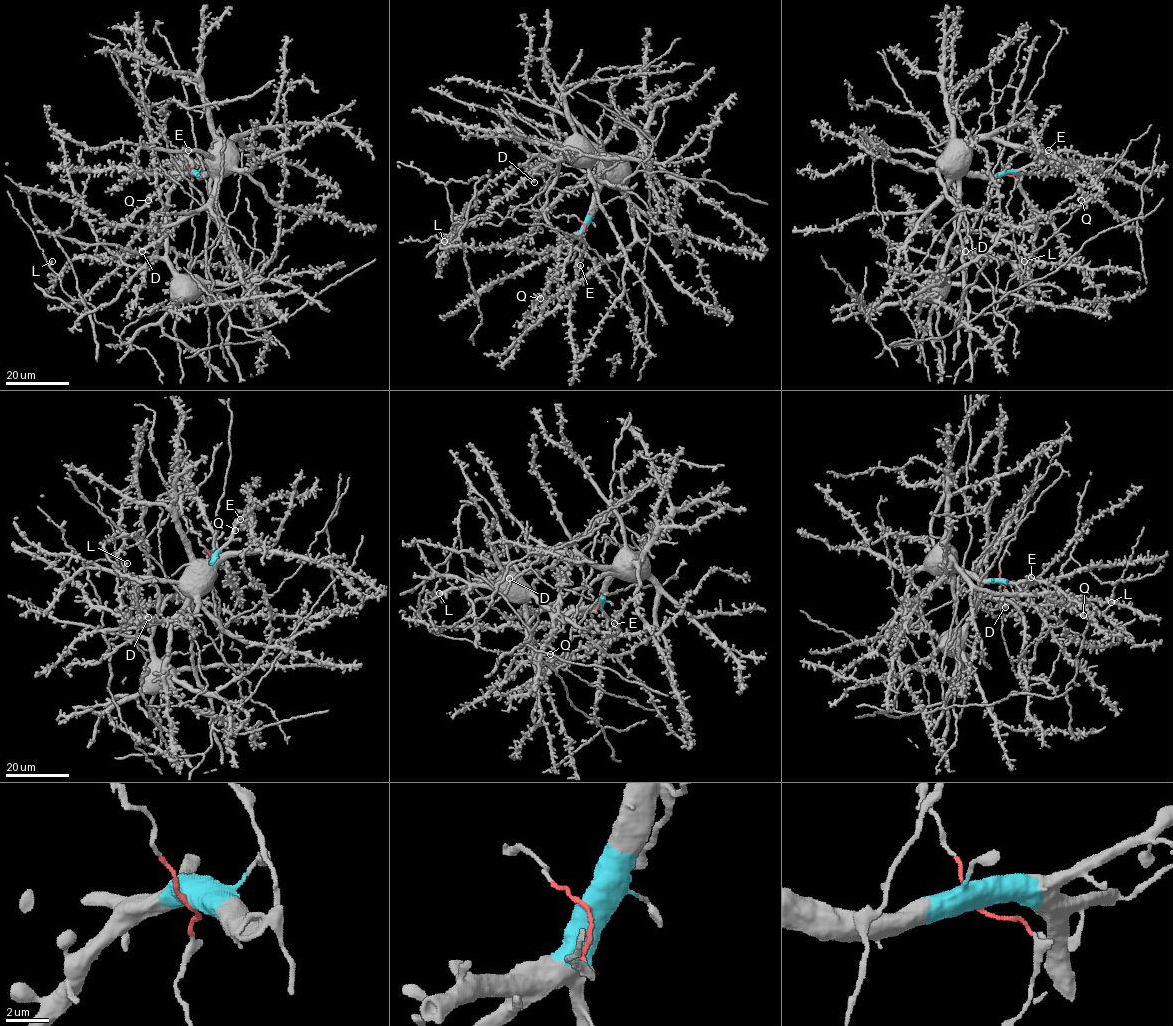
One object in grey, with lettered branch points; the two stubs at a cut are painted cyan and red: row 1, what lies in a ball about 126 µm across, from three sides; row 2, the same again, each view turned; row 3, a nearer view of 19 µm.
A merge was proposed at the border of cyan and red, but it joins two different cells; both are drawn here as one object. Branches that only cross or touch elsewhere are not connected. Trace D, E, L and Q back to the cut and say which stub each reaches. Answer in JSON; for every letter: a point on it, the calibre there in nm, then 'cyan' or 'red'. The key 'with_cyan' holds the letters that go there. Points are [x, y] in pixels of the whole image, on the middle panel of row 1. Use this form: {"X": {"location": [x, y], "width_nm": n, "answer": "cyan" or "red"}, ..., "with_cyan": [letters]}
{"D": {"location": [534, 182], "width_nm": 400, "answer": "cyan"}, "E": {"location": [580, 265], "width_nm": 320, "answer": "cyan"}, "L": {"location": [444, 241], "width_nm": 280, "answer": "red"}, "Q": {"location": [540, 298], "width_nm": 200, "answer": "cyan"}, "with_cyan": ["D", "E", "Q"]}

